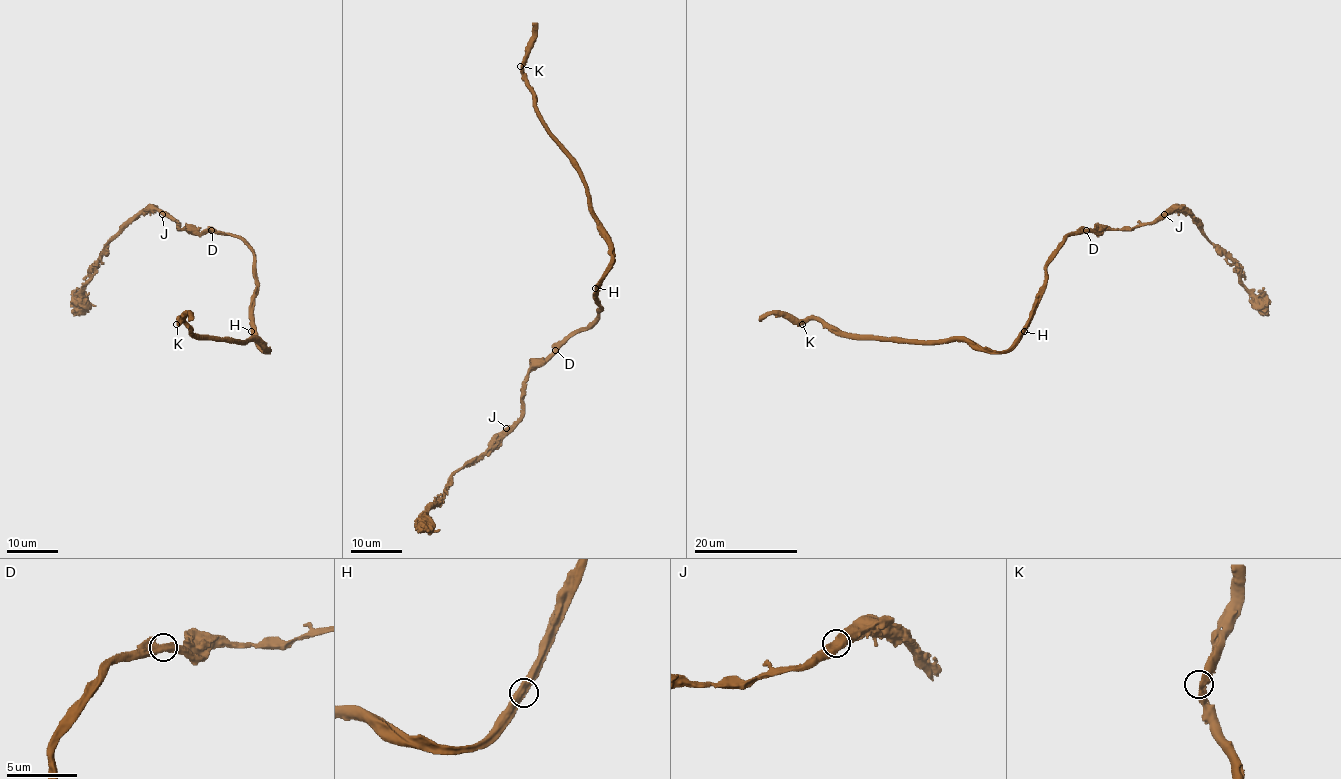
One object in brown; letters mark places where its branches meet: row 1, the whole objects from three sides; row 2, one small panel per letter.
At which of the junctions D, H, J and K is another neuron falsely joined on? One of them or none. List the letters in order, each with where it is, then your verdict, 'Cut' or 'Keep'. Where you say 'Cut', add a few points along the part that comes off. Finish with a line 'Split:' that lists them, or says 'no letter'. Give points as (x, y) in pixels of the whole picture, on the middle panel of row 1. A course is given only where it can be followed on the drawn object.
D: Place: (555, 350). Keep
H: Place: (595, 288). Keep
J: Place: (506, 428). Keep
K: Place: (520, 66). Keep
Split: no letter

